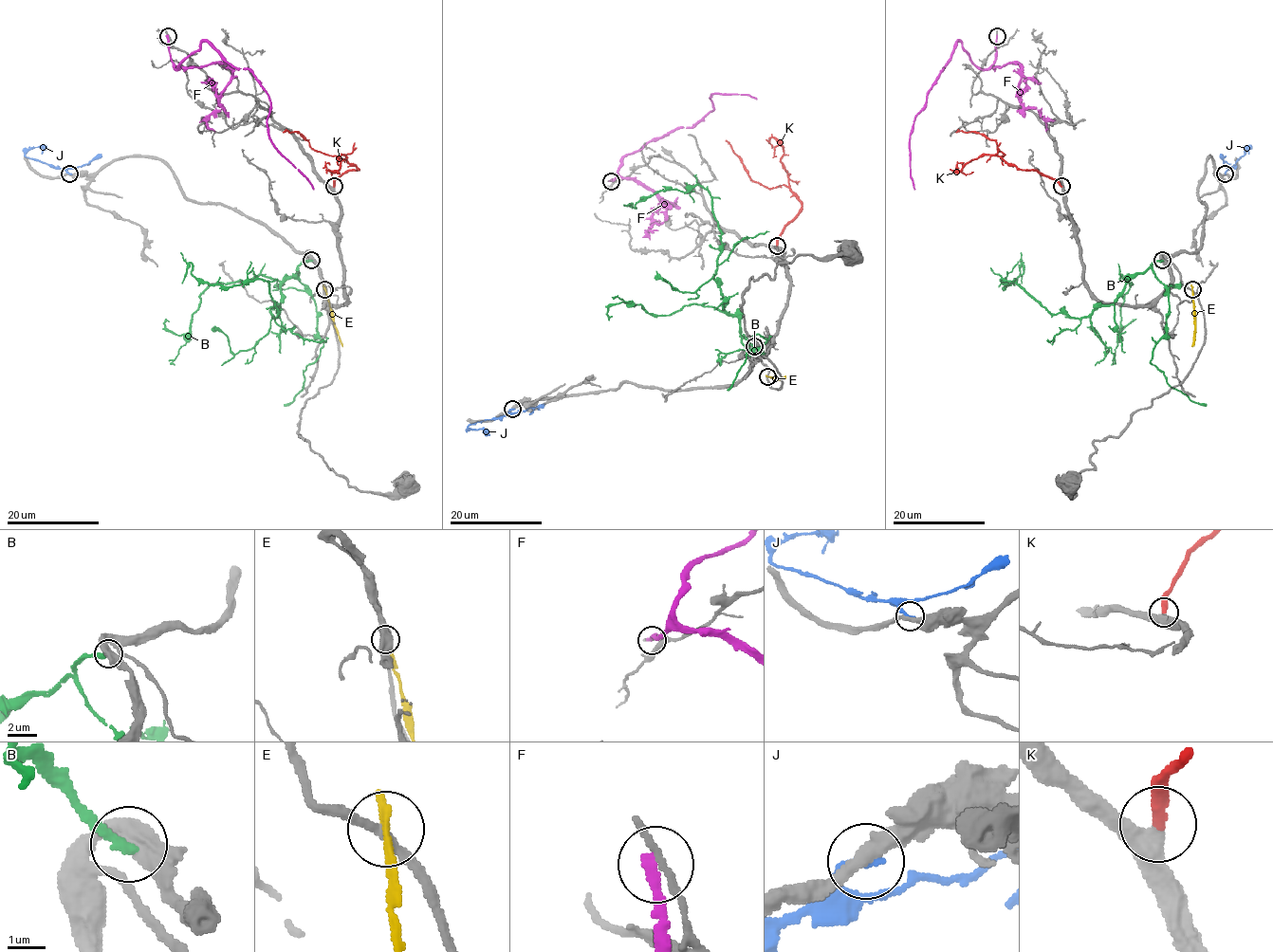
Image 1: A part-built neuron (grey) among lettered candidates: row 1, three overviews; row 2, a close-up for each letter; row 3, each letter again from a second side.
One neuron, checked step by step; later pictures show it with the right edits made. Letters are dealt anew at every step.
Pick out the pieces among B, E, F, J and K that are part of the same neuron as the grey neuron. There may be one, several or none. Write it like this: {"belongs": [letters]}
{"belongs": ["K"]}

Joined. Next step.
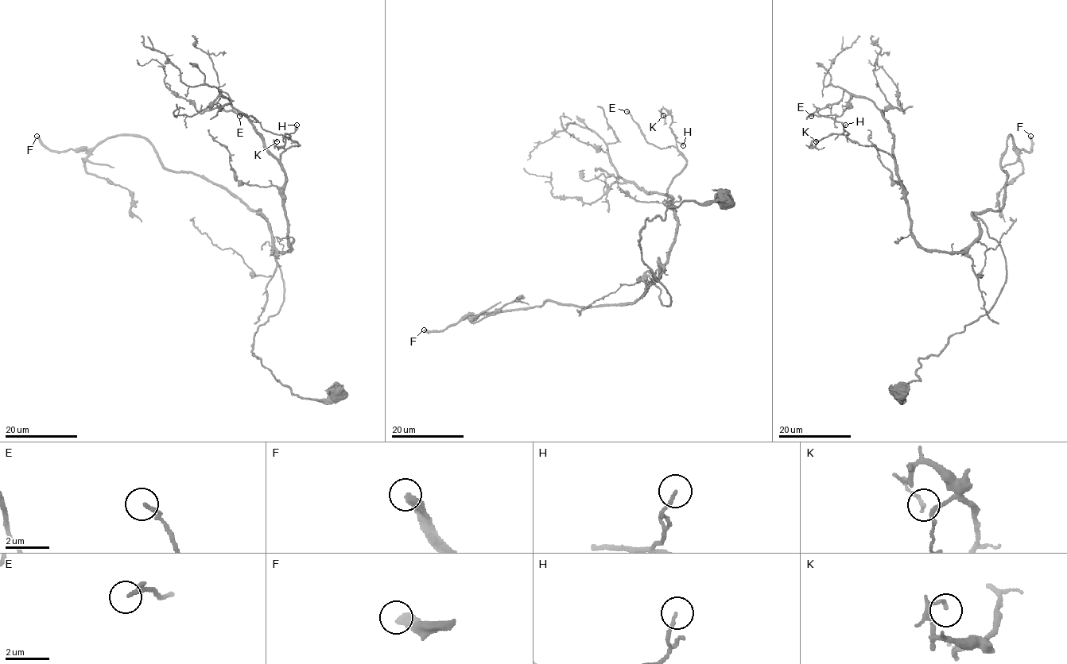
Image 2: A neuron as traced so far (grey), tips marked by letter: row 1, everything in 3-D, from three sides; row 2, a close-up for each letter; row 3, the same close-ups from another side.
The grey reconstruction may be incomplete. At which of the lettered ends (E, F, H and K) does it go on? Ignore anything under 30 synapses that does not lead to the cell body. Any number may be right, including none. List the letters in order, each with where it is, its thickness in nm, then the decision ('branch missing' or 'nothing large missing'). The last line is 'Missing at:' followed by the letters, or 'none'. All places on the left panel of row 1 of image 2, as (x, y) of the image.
E: at (239, 116); 180 nm thick; nothing large missing
F: at (36, 136); 360 nm thick; branch missing
H: at (296, 125); 130 nm thick; nothing large missing
K: at (277, 141); 130 nm thick; nothing large missing
Missing at: F

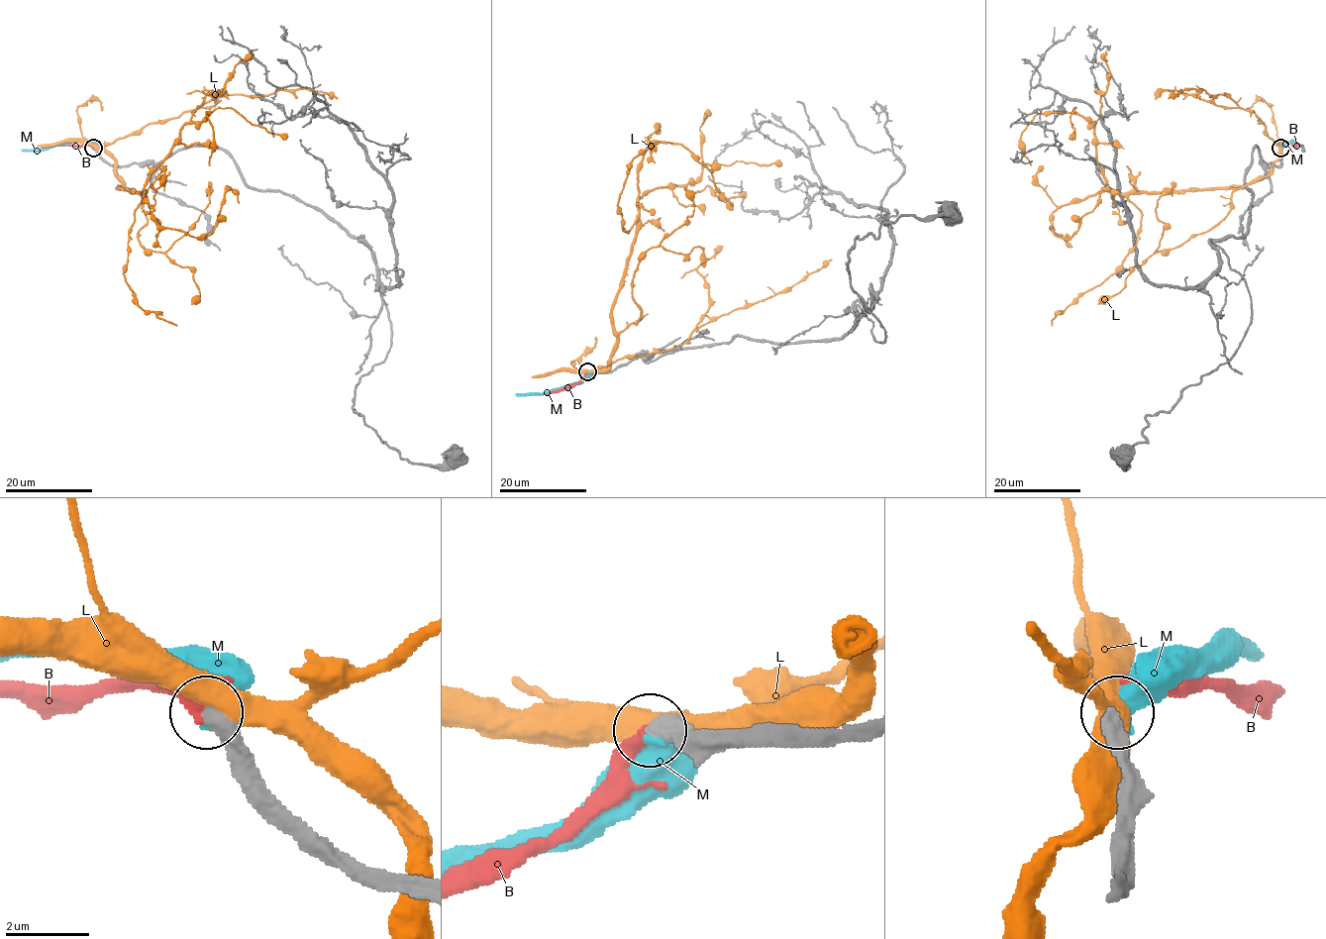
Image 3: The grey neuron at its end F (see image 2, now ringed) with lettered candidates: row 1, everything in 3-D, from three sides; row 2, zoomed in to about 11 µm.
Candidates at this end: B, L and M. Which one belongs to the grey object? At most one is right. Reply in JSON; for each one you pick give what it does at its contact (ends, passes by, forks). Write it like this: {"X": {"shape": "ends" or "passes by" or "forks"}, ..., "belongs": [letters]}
{"B": {"shape": "passes by"}, "belongs": ["B"]}

